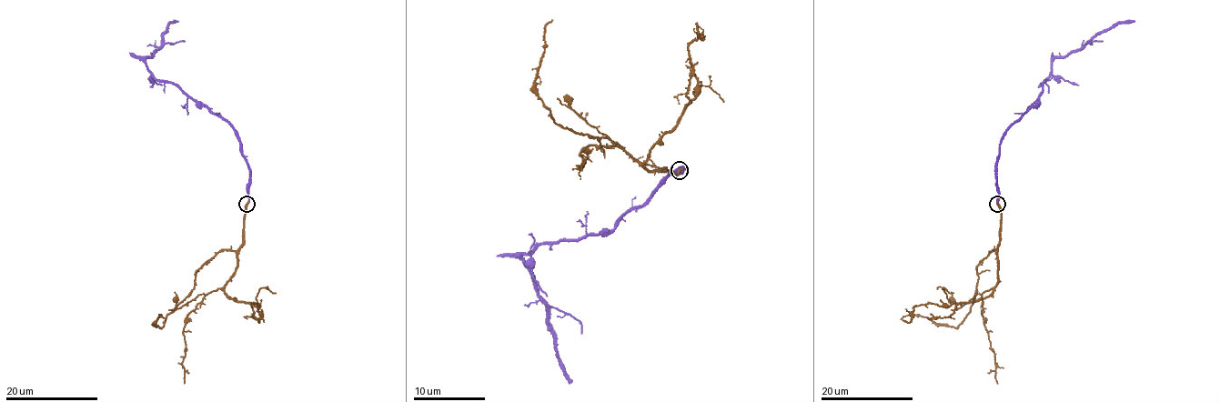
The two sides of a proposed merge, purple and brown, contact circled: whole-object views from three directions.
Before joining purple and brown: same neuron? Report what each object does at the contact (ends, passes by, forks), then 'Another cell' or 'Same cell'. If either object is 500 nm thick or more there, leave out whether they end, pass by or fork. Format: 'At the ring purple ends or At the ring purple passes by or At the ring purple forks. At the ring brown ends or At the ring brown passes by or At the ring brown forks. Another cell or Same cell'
At the ring purple ends. At the ring brown ends. Same cell

